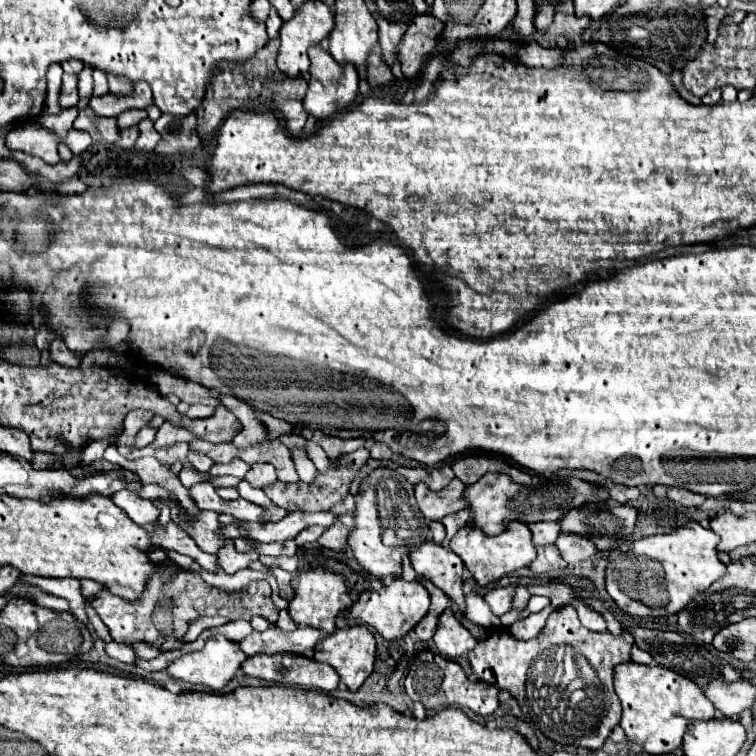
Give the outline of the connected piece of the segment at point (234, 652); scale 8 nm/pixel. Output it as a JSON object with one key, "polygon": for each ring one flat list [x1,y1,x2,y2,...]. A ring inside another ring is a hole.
{"polygon":[[215,635,207,639,201,651,187,653,175,659,169,665,167,673,171,677,189,683,201,683,207,685,211,691,217,691,235,677,245,659,247,657,245,653,241,653,239,643,233,643,223,635]]}

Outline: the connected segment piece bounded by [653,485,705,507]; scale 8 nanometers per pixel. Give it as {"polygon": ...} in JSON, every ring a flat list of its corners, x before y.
{"polygon":[[657,485,653,491,655,491,657,497,671,499,671,501,683,505,683,507,699,507,705,501,705,497,701,497,697,493,691,493,691,491,683,489,683,487,663,487,663,485]]}

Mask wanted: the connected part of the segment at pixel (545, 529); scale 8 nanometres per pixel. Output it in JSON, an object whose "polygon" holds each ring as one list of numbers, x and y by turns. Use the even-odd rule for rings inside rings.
{"polygon":[[539,521,535,525,529,525,533,533,535,545,553,545,559,537,559,523,555,521]]}

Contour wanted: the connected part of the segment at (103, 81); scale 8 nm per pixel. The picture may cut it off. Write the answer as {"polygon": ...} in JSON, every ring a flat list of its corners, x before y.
{"polygon":[[98,69,93,70,93,95,101,96,105,93,109,93,109,87,107,87,107,75,103,71]]}

